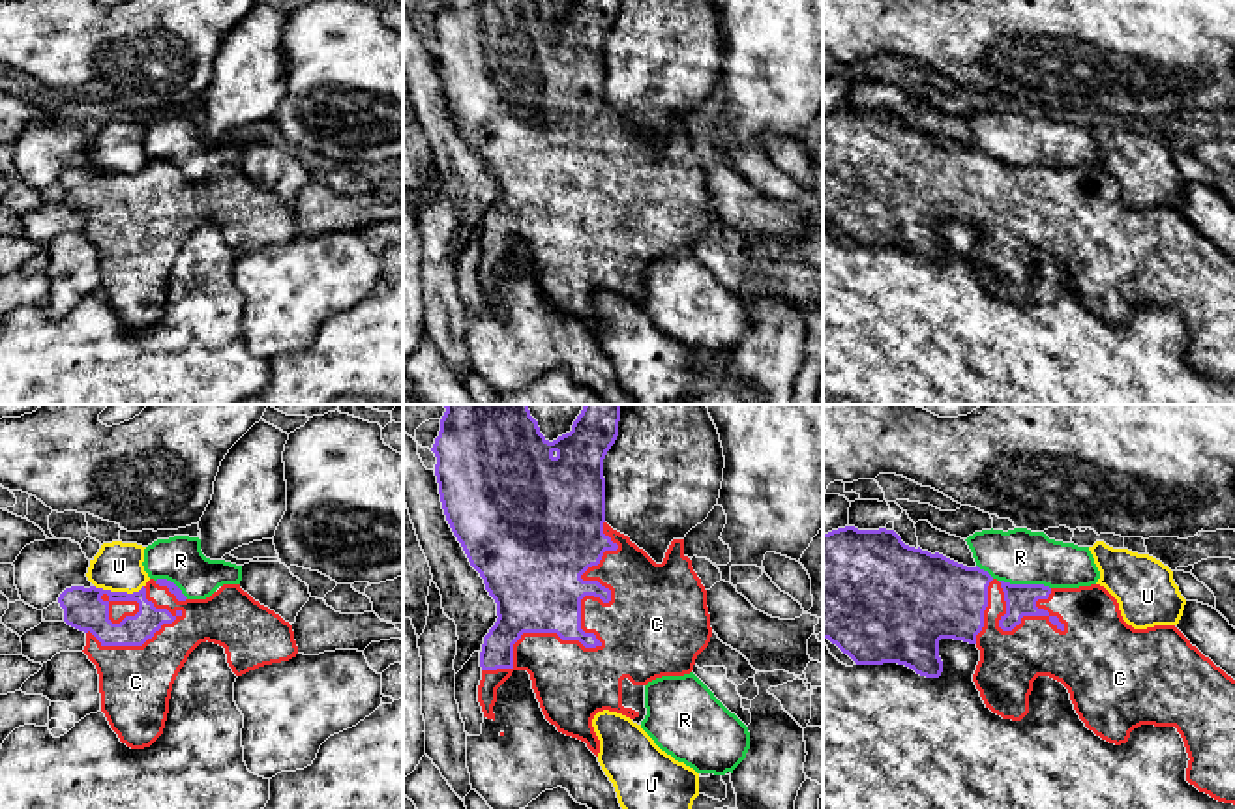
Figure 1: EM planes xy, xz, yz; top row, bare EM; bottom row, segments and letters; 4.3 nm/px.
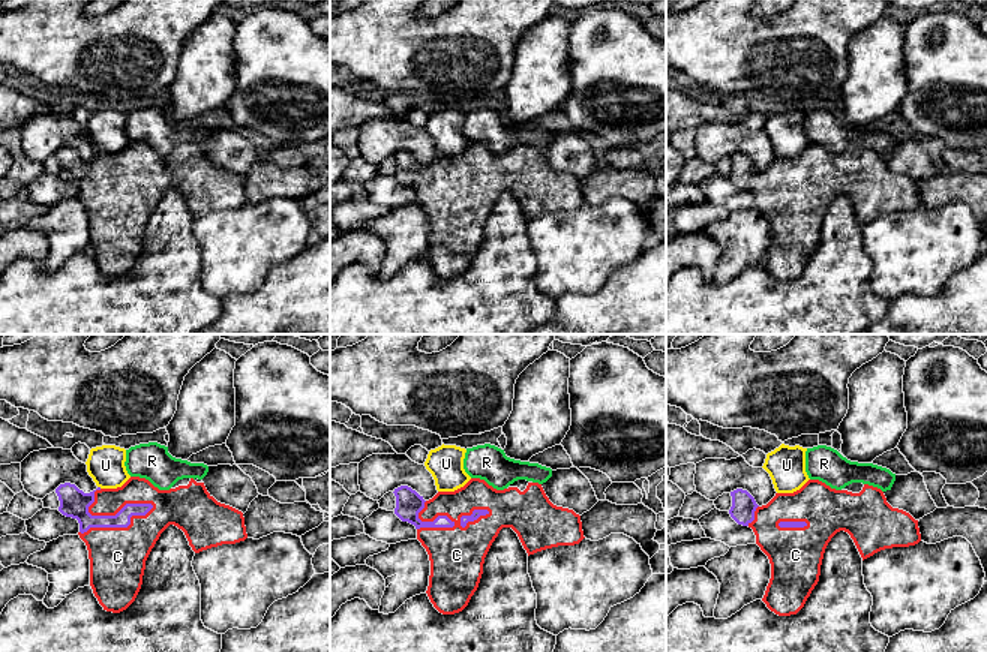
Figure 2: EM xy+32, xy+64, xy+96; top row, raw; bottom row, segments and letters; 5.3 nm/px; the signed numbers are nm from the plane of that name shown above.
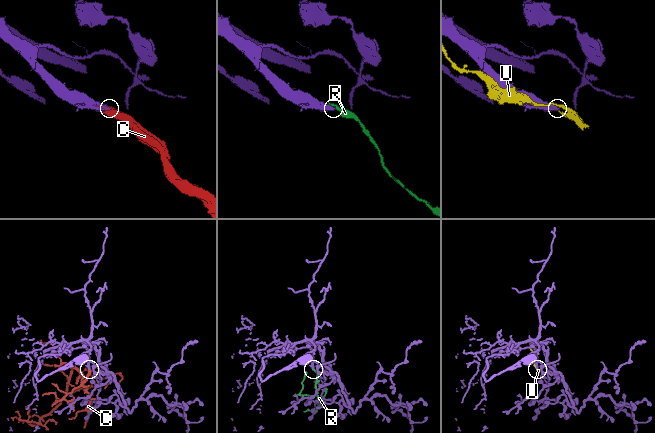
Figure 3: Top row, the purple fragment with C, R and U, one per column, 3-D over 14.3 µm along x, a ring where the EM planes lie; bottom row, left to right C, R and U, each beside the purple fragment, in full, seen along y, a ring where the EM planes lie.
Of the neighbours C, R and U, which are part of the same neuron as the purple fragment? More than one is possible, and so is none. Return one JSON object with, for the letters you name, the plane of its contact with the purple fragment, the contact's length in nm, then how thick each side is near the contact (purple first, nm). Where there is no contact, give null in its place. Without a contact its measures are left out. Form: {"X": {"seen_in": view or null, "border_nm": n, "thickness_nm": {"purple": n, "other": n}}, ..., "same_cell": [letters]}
{"C": {"seen_in": "xz", "border_nm": 850, "thickness_nm": {"purple": 380, "other": 340}}, "same_cell": ["C"]}

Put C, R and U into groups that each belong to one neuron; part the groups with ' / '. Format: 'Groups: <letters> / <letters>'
Groups: C / R / U

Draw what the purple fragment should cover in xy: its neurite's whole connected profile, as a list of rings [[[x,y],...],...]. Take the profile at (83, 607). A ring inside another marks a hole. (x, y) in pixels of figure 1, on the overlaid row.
[[[167,579],[133,594],[71,586],[58,603],[64,622],[86,633],[82,652],[99,674],[101,712],[131,749],[163,734],[172,684],[201,642],[223,646],[236,676],[298,654],[292,625],[240,584],[206,599],[187,599]]]

